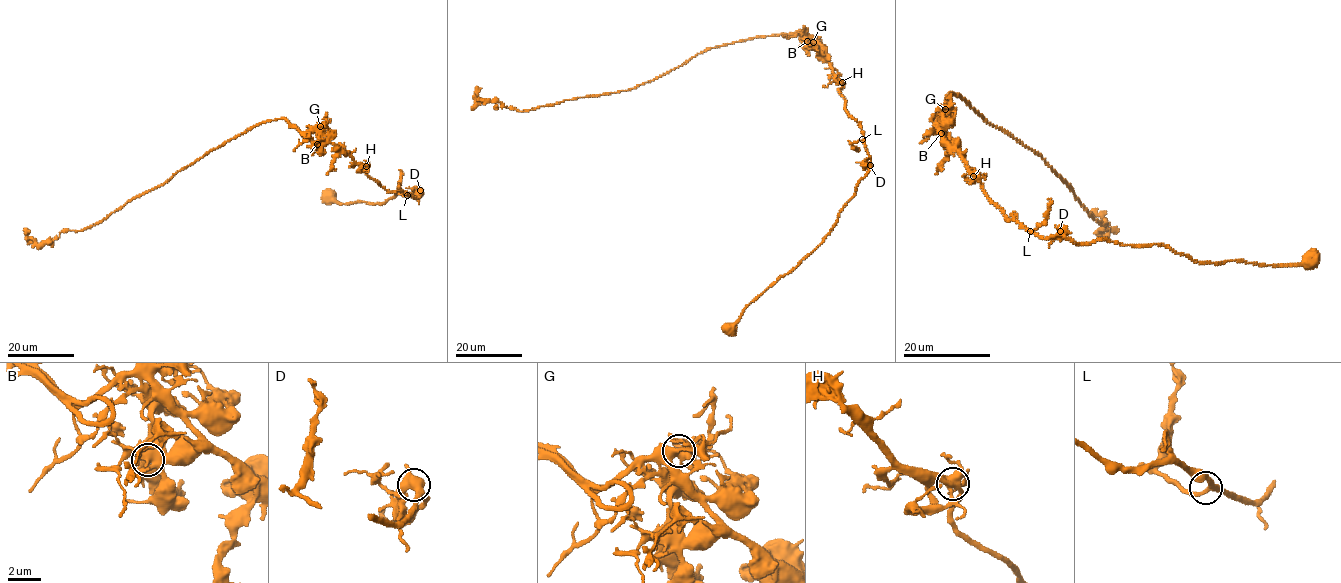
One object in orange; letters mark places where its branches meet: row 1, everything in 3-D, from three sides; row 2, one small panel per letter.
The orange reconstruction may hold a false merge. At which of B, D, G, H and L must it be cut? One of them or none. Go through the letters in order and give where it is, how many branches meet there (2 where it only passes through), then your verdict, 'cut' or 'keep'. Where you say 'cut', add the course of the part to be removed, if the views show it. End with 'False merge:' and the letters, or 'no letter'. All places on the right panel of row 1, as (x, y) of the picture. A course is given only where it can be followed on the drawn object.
B: (941, 133) | 5 | keep
D: (1060, 231) | 5 | keep
G: (945, 109) | 5 | keep
H: (973, 176) | 6 | keep
L: (1030, 231) | 3 | keep
False merge: no letter

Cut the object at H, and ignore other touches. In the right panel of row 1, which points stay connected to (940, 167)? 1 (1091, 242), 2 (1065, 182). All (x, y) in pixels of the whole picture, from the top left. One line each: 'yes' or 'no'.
1: no
2: yes

